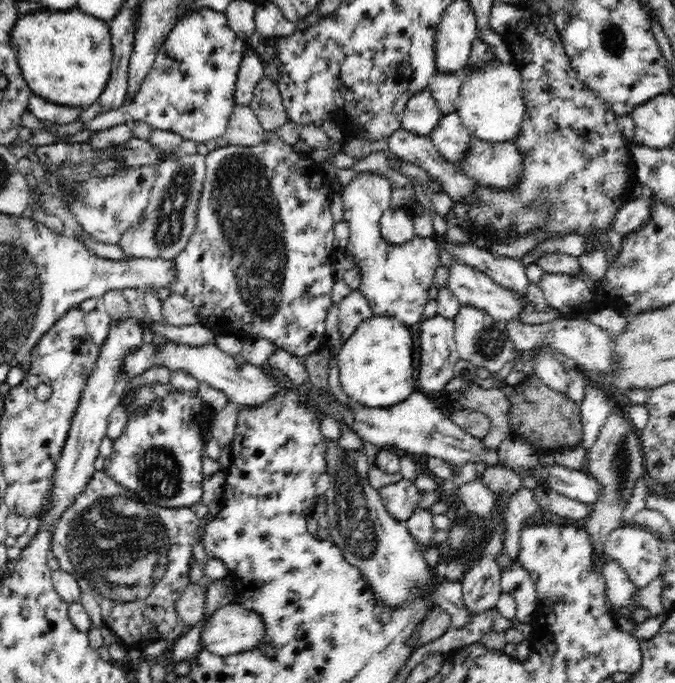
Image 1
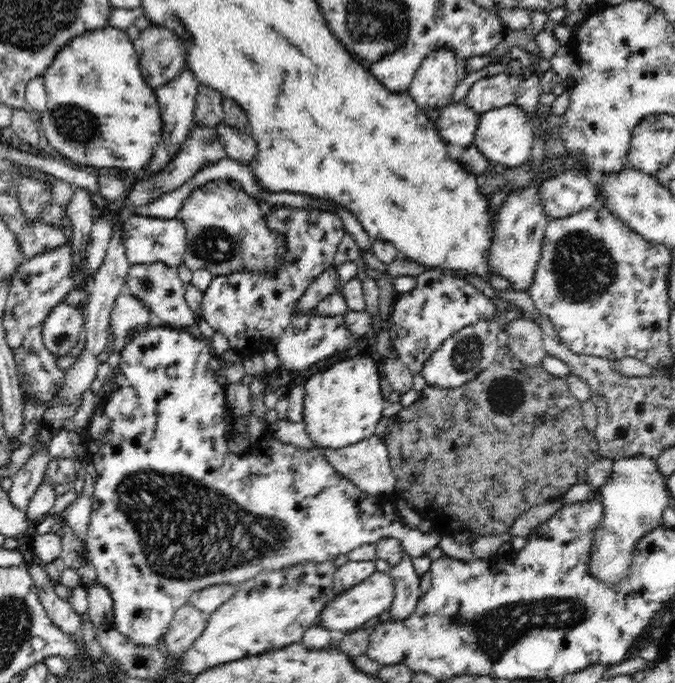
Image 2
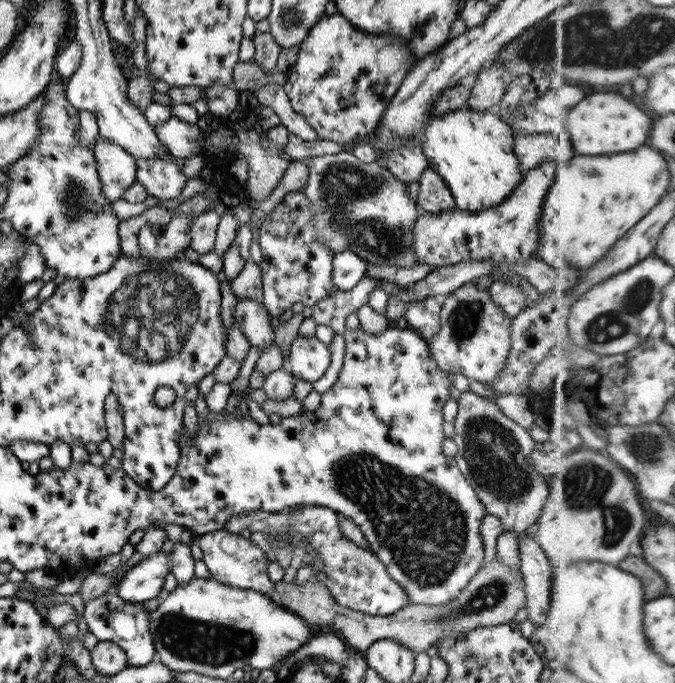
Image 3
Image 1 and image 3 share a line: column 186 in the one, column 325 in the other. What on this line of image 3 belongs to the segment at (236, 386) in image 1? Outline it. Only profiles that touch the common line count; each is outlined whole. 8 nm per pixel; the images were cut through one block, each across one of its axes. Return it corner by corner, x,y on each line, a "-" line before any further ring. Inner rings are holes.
298,336
293,340
286,366
295,378
313,383
328,370
330,357
328,346
315,336

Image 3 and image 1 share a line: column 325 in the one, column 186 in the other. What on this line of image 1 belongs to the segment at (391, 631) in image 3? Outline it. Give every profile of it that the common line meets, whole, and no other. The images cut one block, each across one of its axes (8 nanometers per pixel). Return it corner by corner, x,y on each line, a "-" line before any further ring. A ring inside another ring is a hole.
204,575
198,584
191,583
190,586
186,586
186,590
175,604
178,617
183,624
194,627
203,620
207,608
207,591
212,582
212,579

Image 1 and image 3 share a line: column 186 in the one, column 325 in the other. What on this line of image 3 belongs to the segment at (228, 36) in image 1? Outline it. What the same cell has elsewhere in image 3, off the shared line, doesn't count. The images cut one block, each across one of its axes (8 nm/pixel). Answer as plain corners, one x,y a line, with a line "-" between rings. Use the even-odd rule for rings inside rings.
324,14
299,44
296,62
283,88
291,108
311,124
320,139
338,144
366,140
376,132
388,104
413,67
412,57
409,46
399,36
368,34
357,29
344,15

